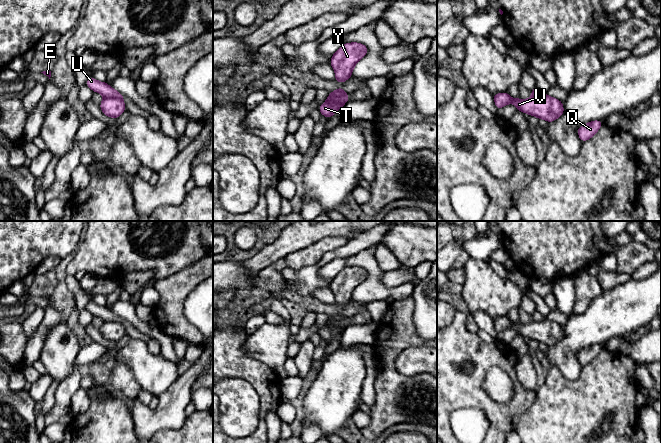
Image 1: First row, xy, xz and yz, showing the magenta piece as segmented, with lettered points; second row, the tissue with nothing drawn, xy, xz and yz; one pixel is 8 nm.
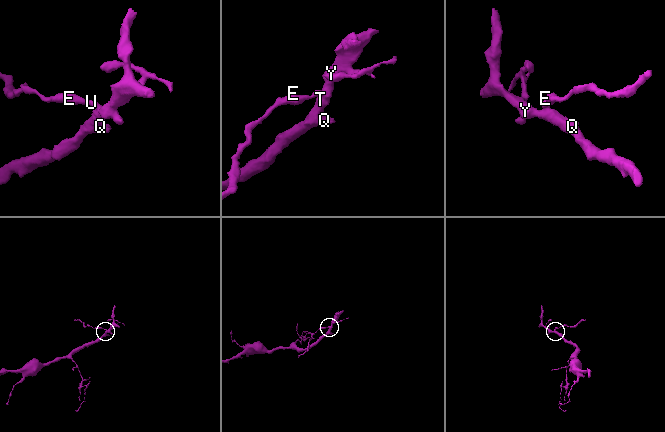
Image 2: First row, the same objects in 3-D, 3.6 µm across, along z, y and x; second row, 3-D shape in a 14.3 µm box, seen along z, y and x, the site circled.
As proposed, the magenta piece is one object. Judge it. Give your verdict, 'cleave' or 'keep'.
cleave

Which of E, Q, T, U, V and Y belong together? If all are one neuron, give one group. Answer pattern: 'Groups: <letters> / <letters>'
Groups: E U / Q T V Y

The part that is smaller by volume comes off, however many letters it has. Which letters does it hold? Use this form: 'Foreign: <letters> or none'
Foreign: E, U

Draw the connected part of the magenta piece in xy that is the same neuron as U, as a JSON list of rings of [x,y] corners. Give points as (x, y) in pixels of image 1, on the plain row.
[[[92,300],[87,303],[85,308],[93,315],[100,317],[104,322],[117,321],[123,323],[124,320],[109,310],[106,306],[100,306]]]

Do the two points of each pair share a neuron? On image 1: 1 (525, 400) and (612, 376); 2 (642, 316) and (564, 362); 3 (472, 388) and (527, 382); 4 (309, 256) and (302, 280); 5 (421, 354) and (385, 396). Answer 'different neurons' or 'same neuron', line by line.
1: different neurons
2: same neuron
3: different neurons
4: different neurons
5: different neurons

